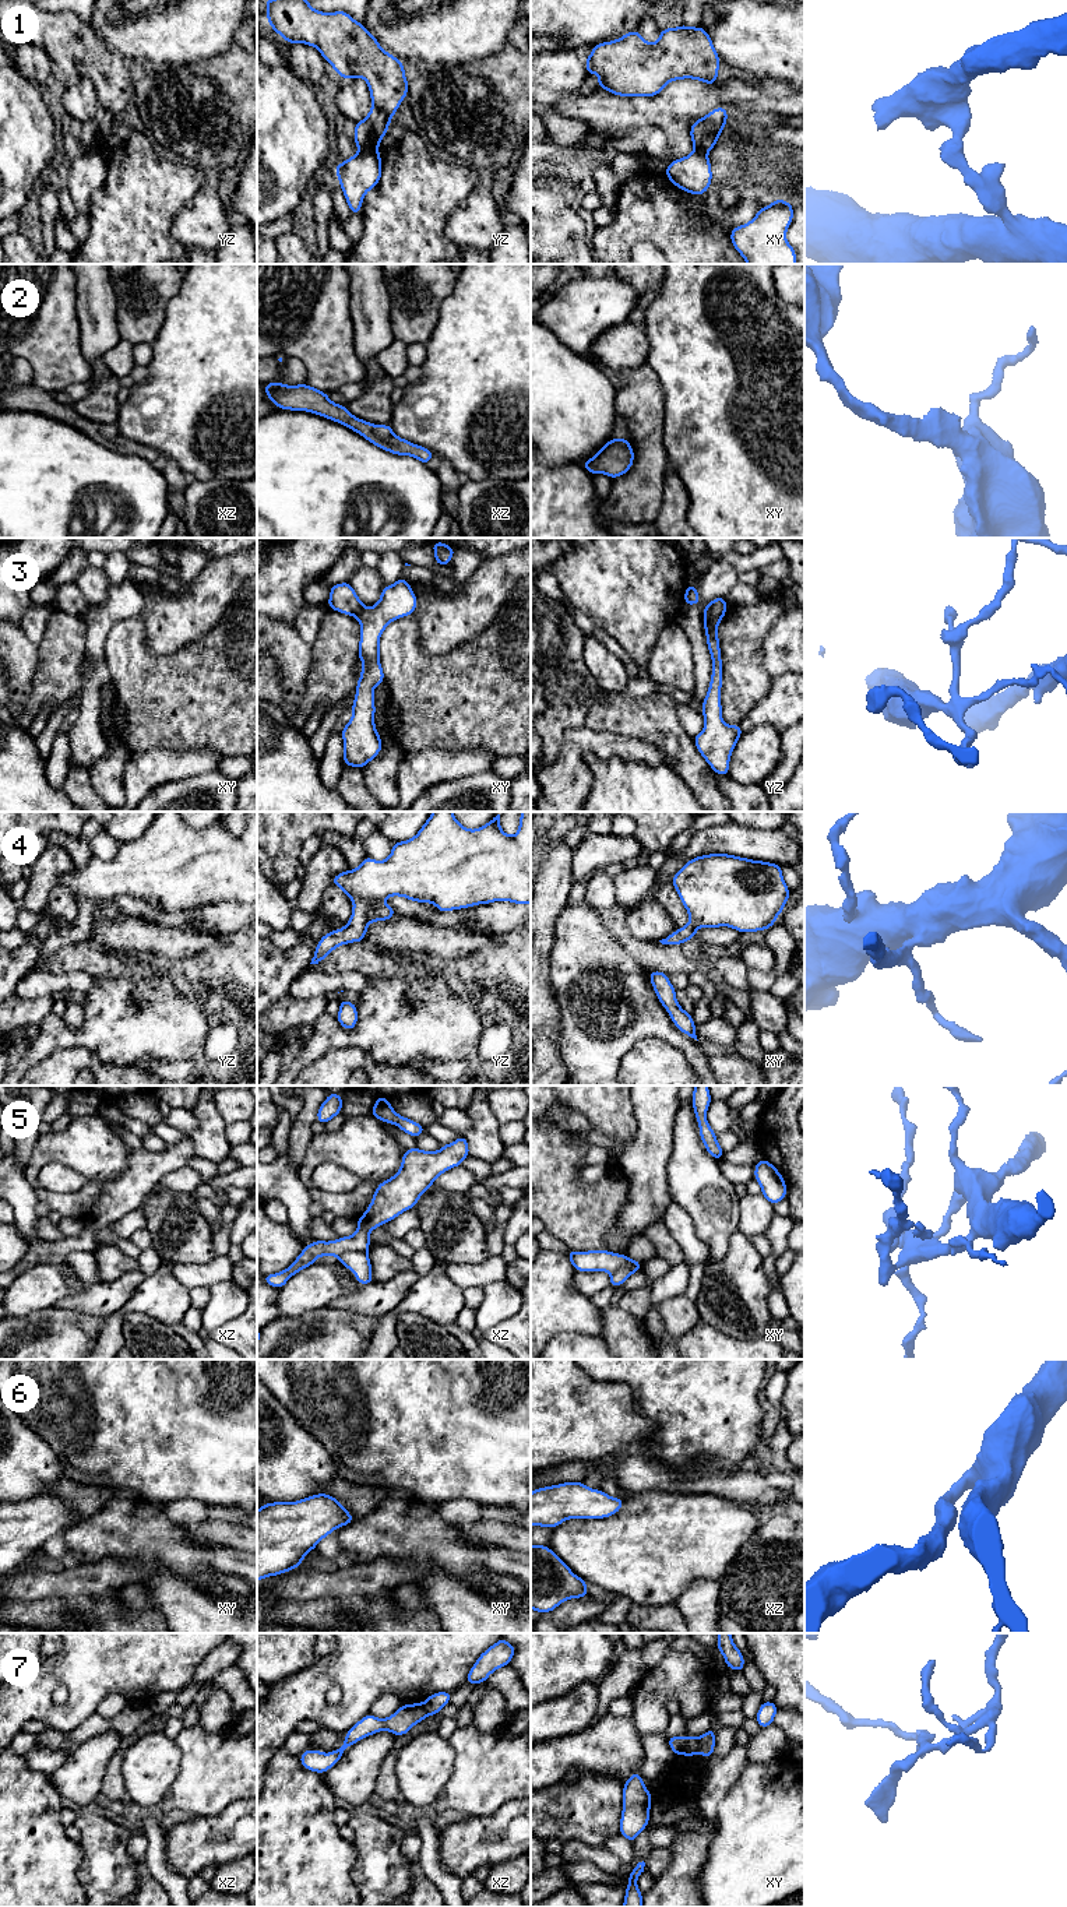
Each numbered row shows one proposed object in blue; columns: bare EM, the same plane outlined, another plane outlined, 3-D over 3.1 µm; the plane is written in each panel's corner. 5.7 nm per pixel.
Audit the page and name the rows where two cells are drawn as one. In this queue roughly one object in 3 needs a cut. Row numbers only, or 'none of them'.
1, 3, 5, 7

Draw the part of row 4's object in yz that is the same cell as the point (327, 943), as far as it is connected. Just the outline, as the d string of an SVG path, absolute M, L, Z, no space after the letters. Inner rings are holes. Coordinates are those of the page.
M433 812L415 837L392 842L387 859L378 862L365 856L359 868L335 875L332 884L353 901L352 915L342 929L328 932L318 940L310 964L321 963L344 943L365 942L370 922L391 919L397 912L384 903L387 897L432 903L440 912L493 901L531 905L531 812L521 812L515 835L501 830L500 814L469 830L459 824L452 812Z

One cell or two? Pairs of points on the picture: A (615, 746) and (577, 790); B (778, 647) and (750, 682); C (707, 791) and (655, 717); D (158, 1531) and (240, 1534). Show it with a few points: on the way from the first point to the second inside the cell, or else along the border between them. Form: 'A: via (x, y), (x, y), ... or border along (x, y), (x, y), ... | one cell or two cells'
A: via (597, 746), (585, 746), (577, 755), (577, 771) | one cell
B: border along (766, 633), (761, 641), (761, 662), (773, 678) | two cells
C: via (696, 773), (668, 735) | one cell
D: border along (180, 1523), (194, 1540), (218, 1545) | two cells

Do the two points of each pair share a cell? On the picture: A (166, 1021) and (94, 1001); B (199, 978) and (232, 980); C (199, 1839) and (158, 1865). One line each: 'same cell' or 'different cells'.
A: same cell
B: same cell
C: different cells

